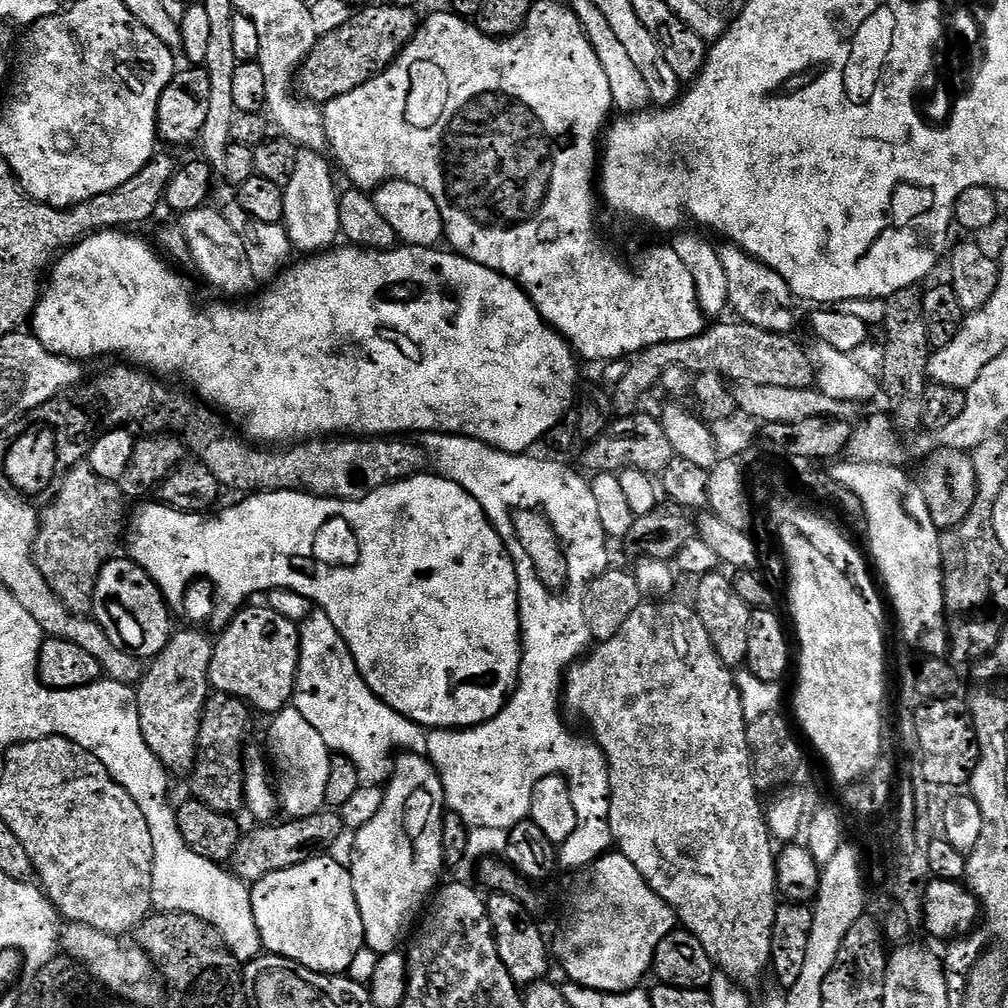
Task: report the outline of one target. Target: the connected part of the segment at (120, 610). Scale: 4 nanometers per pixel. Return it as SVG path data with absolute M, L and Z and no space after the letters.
M131 558L120 559L109 560L100 571L99 595L104 595L104 608L116 627L115 635L119 643L137 657L155 658L166 650L166 646L173 638L173 609L165 600L160 585L153 582L152 575L142 565Z

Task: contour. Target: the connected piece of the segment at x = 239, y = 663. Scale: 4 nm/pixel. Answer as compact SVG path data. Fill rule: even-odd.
M271 606L264 608L245 607L236 613L231 624L223 629L224 636L214 648L210 684L217 693L230 697L239 697L264 714L284 711L293 703L296 695L296 677L300 674L300 647L302 628L299 623L275 612Z

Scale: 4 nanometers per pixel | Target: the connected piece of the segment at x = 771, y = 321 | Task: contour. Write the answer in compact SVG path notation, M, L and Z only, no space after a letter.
M731 242L721 243L717 247L720 262L727 271L732 284L732 304L736 306L737 316L743 323L758 328L791 333L796 324L798 303L795 292L785 280L770 267L766 267L760 260L754 259L744 249Z

